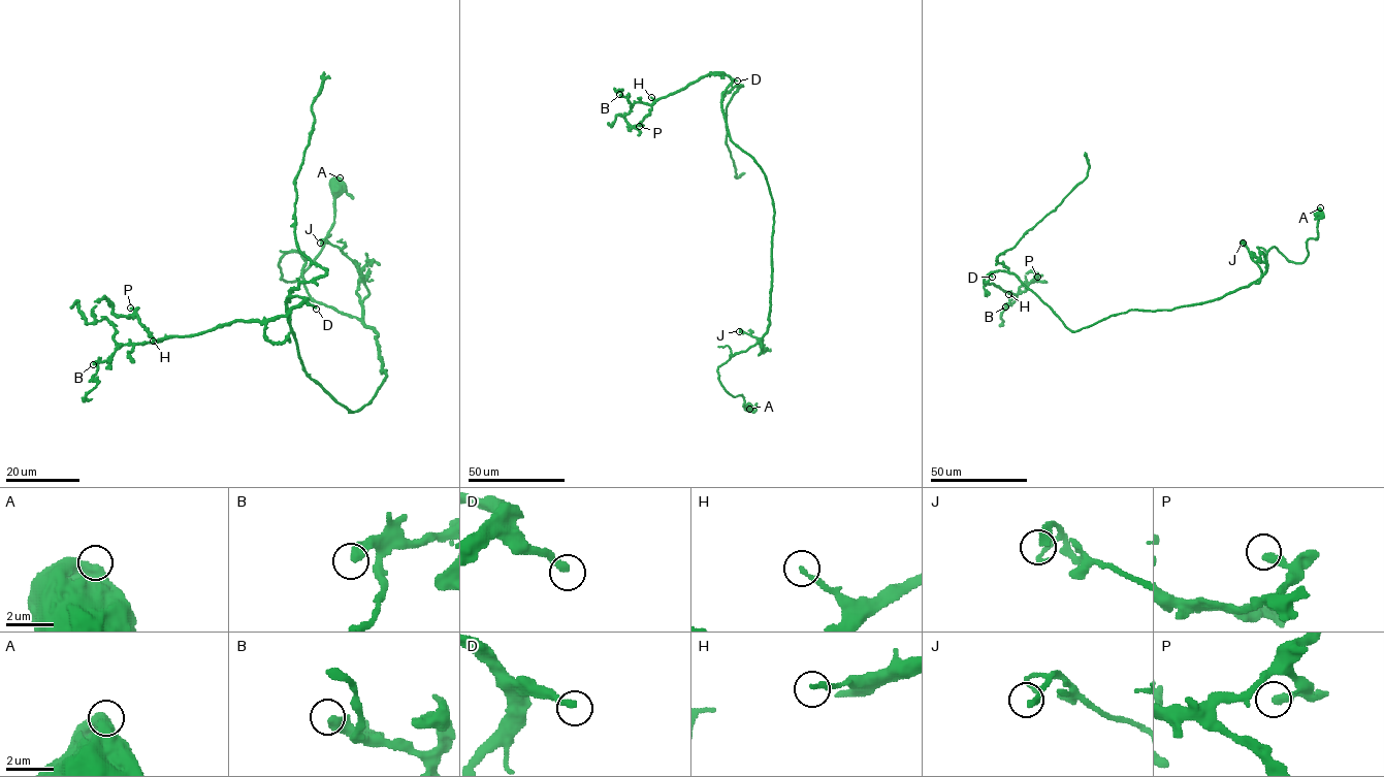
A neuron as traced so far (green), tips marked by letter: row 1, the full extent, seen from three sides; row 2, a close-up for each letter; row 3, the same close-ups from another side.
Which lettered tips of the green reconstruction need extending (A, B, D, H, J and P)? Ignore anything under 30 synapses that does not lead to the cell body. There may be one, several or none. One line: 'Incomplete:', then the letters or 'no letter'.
Incomplete: no letter

